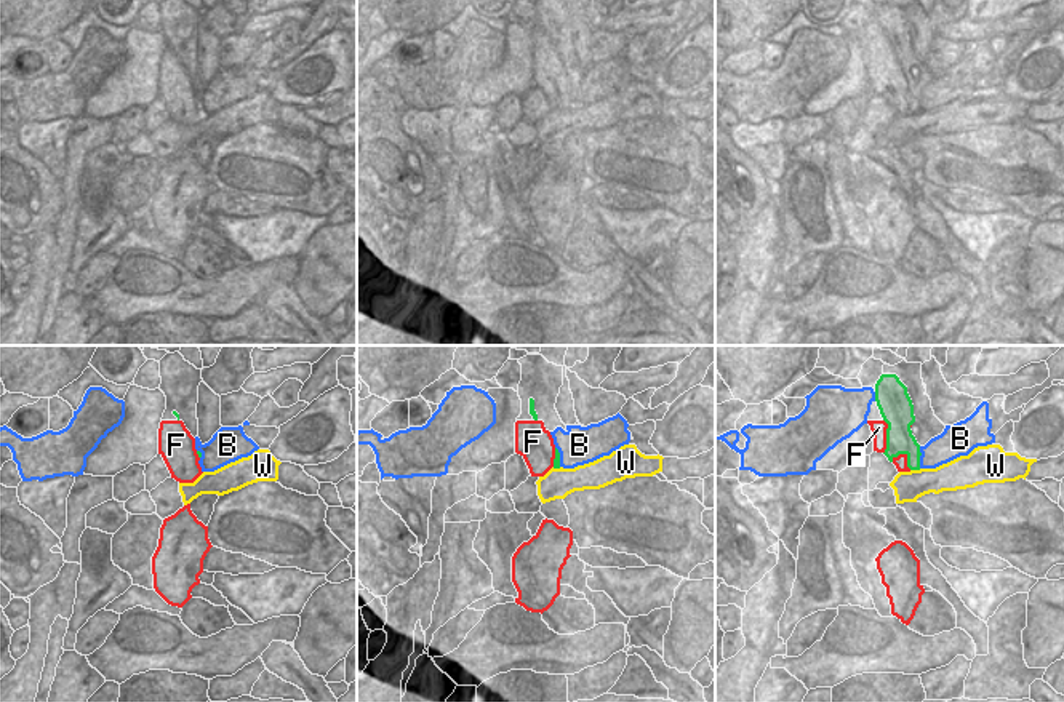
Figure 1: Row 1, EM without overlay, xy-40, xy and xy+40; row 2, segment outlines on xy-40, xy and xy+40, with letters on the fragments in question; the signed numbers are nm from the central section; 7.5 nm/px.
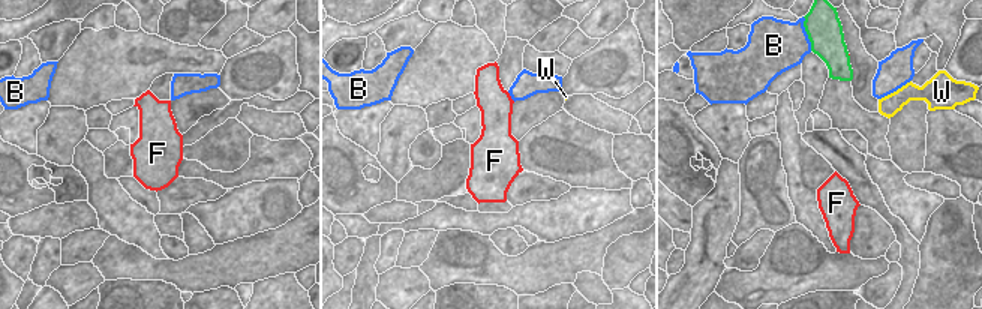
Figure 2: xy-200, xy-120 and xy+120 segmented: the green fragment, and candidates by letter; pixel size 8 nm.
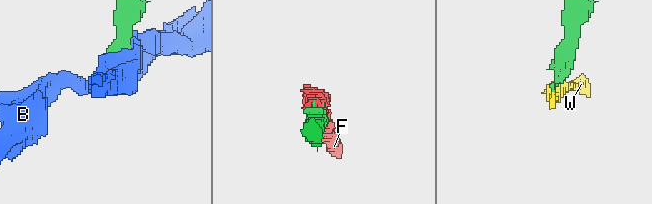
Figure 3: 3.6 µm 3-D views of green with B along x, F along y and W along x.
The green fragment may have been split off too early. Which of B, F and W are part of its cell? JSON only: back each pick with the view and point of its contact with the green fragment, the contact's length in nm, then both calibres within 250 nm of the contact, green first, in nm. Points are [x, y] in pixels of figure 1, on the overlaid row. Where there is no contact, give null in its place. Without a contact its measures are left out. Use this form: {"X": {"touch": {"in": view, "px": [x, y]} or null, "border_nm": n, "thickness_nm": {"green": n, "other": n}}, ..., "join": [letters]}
{"F": {"touch": {"in": "xy+40", "px": [887, 437]}, "border_nm": 260, "thickness_nm": {"green": 260, "other": 120}}, "join": ["F"]}

